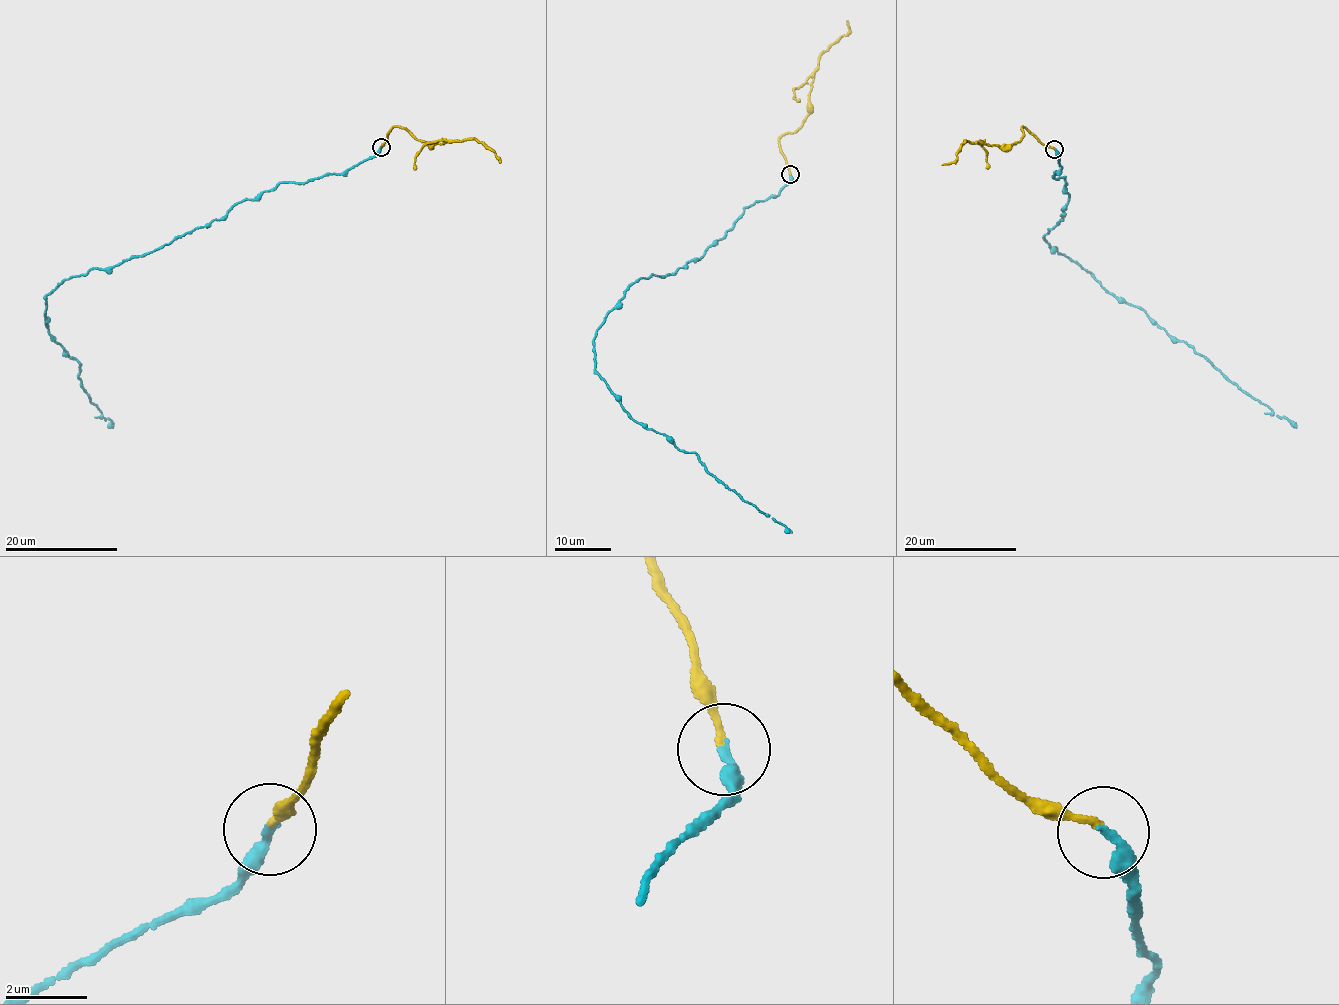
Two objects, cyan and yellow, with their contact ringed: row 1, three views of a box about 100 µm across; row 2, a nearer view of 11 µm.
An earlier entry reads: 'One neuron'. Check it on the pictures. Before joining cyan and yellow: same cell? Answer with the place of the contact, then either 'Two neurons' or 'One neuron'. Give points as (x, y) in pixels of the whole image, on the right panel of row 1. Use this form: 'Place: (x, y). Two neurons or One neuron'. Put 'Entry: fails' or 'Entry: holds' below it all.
Place: (1054, 149). One neuron
Entry: holds

